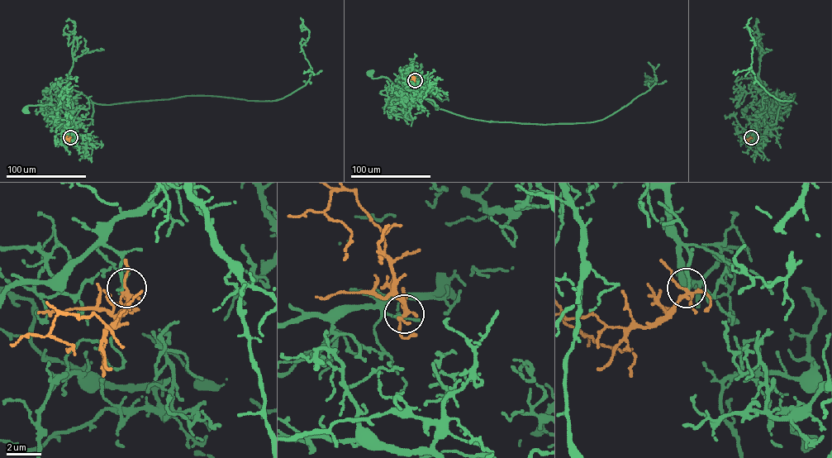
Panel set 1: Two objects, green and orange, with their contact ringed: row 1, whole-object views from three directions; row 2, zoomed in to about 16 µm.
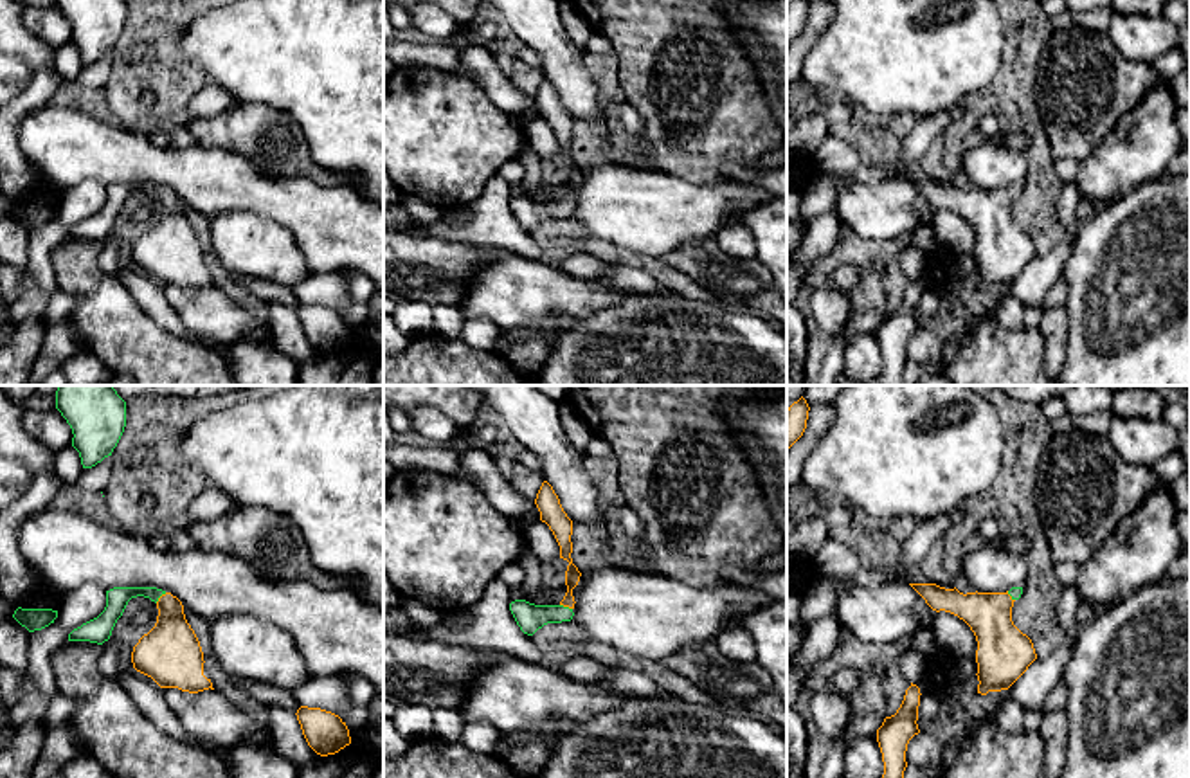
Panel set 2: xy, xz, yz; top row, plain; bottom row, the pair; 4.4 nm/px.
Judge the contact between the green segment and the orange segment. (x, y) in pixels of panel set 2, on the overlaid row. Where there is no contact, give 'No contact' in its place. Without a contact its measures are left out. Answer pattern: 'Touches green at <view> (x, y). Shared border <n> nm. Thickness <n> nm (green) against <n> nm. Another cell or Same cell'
Touches green at xy (161, 595). Shared border 70 nm. Thickness 100 nm (green) against 260 nm. Same cell

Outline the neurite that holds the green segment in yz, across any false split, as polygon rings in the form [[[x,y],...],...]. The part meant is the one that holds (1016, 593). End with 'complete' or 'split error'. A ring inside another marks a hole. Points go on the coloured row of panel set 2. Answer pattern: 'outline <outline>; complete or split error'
outline [[[909,584],[925,603],[963,620],[976,636],[978,693],[1008,690],[1037,659],[1032,639],[1012,621],[1023,587],[1006,593],[960,593],[936,584]]]; split error

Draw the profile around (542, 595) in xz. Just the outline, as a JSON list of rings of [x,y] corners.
[[[565,584],[558,591],[551,591],[551,589],[542,587],[542,589],[535,591],[535,593],[527,593],[522,587],[515,587],[515,589],[511,589],[511,602],[526,600],[526,602],[535,603],[535,605],[542,605],[542,603],[560,605],[565,593],[567,593]]]

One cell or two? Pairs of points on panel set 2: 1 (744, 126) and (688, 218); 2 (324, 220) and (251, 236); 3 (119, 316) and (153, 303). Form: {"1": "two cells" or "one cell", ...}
{"1": "two cells", "2": "two cells", "3": "two cells"}

